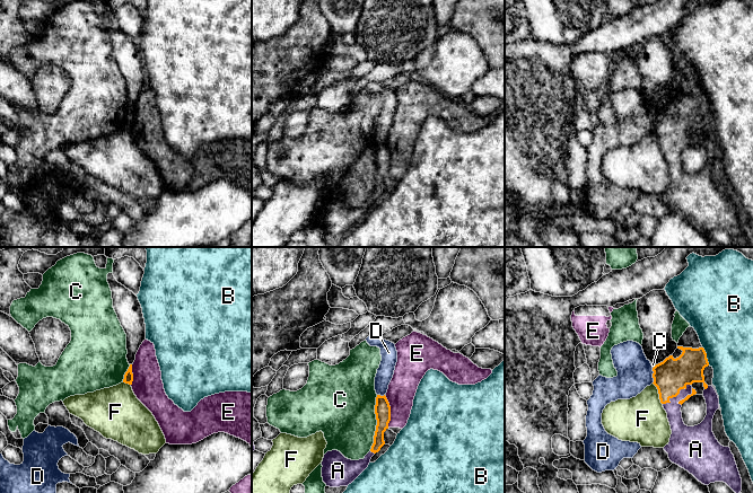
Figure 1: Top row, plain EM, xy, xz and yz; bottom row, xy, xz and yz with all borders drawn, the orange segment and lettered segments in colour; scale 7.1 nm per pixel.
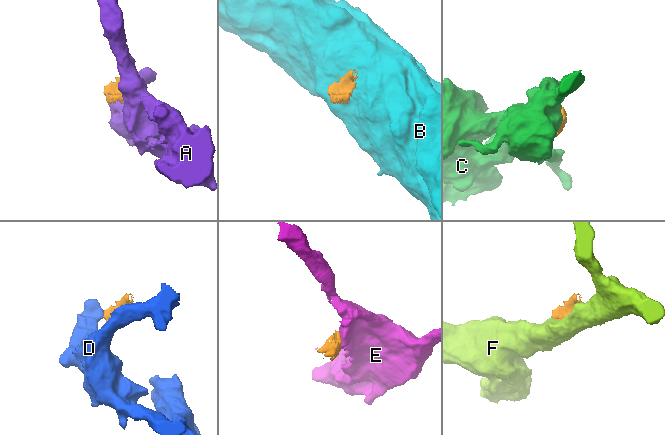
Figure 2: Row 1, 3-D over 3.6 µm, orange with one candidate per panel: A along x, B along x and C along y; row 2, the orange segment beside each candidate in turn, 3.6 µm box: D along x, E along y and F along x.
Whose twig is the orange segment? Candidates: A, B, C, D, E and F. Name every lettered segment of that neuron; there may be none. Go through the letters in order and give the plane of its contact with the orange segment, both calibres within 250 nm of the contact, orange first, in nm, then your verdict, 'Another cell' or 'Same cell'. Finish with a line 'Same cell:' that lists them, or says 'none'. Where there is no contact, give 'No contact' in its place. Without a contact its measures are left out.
A: Touches orange in yz. Thickness 240 nm (orange) against 110 nm. Same cell
B: Touches orange in yz. Thickness 220 nm (orange) against 400 nm. Another cell
C: Touches orange in xz. Thickness 110 nm (orange) against 440 nm. Another cell
D: Touches orange in yz. Thickness 240 nm (orange) against 260 nm. Another cell
E: Touches orange in xz. Thickness 110 nm (orange) against 200 nm. Another cell
F: Touches orange in yz. Thickness 240 nm (orange) against 340 nm. Another cell
Same cell: A

